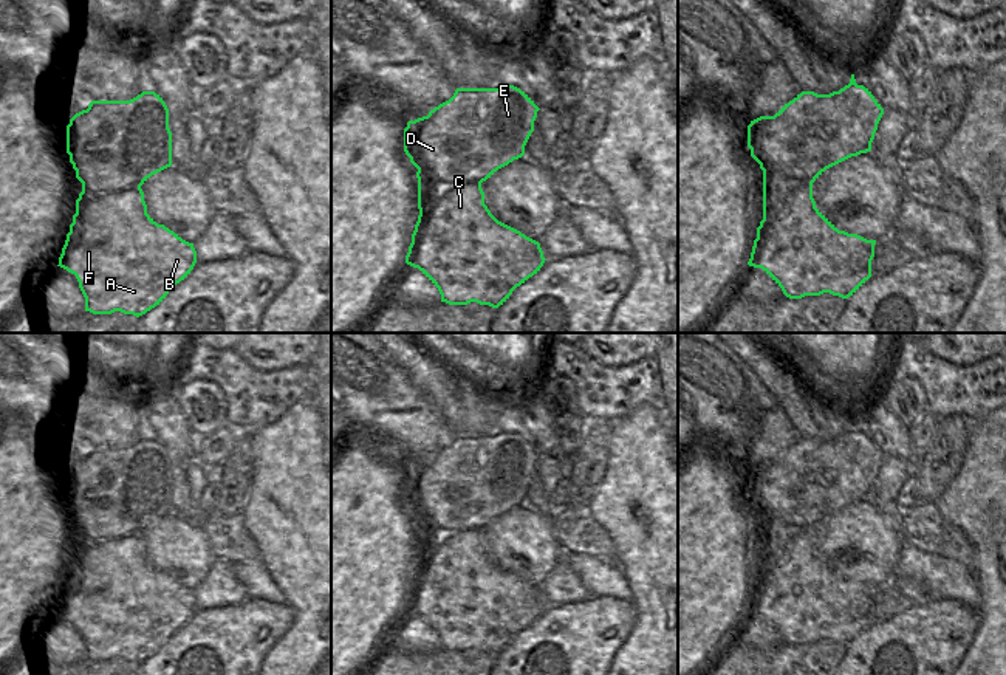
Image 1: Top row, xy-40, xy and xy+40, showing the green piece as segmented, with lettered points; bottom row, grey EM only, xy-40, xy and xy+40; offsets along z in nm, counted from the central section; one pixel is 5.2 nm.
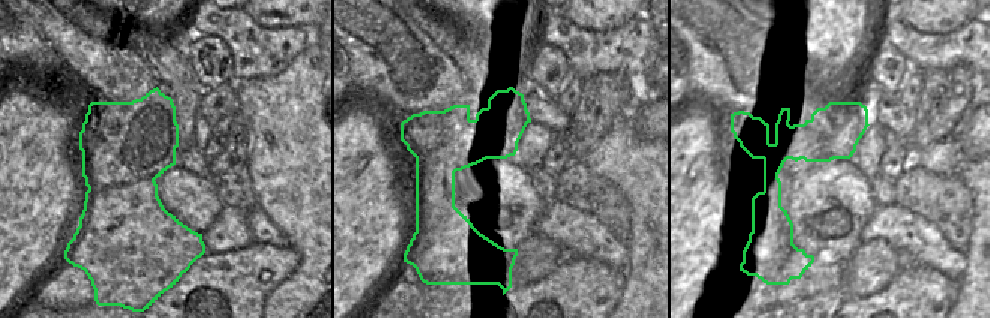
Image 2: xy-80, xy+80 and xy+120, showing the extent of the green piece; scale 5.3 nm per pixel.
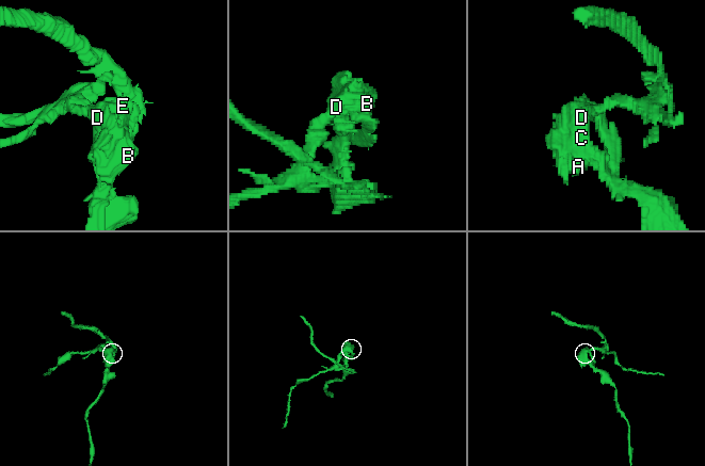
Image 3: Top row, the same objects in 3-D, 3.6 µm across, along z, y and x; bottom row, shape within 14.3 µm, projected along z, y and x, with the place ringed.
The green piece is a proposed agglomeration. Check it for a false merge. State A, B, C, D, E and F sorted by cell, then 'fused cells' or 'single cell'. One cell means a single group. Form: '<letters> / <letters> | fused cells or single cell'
A B C F / D E | fused cells

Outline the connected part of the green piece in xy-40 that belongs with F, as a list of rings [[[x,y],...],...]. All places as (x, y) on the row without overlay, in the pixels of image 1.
[[[115,534],[79,540],[57,613],[76,622],[85,644],[85,658],[121,658],[139,664],[159,652],[169,638],[190,621],[195,610],[193,590],[158,571],[147,560],[141,534]]]

